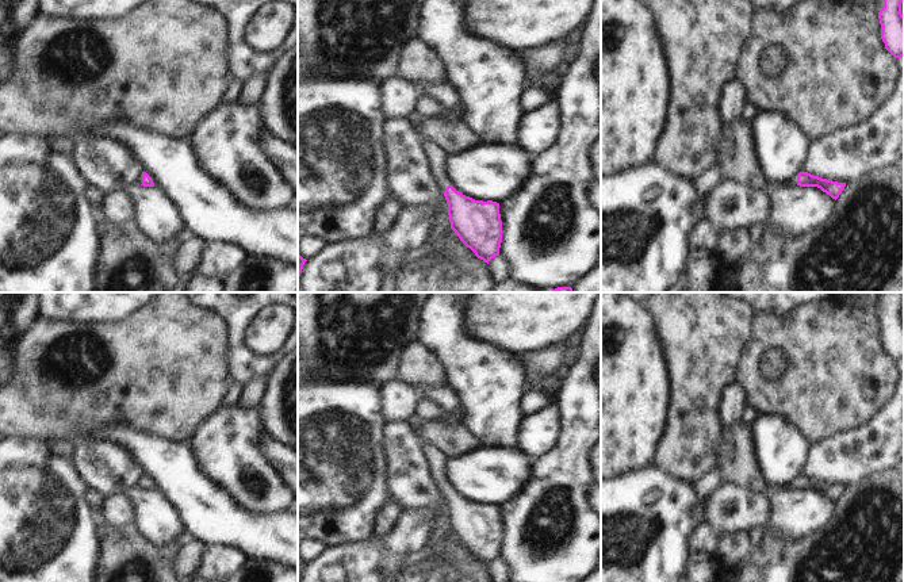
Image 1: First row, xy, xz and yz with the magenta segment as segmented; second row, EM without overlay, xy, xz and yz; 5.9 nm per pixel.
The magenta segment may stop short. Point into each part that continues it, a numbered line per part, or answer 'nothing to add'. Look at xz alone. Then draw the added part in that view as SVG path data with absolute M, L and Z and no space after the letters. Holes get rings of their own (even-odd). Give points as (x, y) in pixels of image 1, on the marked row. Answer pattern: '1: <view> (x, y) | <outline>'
1: xz (436, 156) | M421 138L421 145L428 156L429 169L432 172L432 176L434 177L434 183L438 185L440 191L444 192L449 185L444 176L448 153L445 153L440 146L428 139Z

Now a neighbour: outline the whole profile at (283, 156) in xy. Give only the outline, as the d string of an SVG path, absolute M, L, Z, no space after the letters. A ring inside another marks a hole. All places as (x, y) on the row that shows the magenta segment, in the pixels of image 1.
M265 130L257 131L254 141L258 143L263 156L280 172L290 187L296 191L298 150L292 145L279 141Z

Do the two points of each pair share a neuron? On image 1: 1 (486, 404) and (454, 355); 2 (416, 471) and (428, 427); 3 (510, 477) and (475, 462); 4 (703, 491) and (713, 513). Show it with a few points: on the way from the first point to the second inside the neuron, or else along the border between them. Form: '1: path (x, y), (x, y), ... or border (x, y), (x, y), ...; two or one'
1: path (486, 391), (486, 387), (466, 367); one
2: border (414, 432), (421, 440); two
3: path (502, 475), (489, 475), (483, 470); one
4: border (723, 482), (703, 501); two

